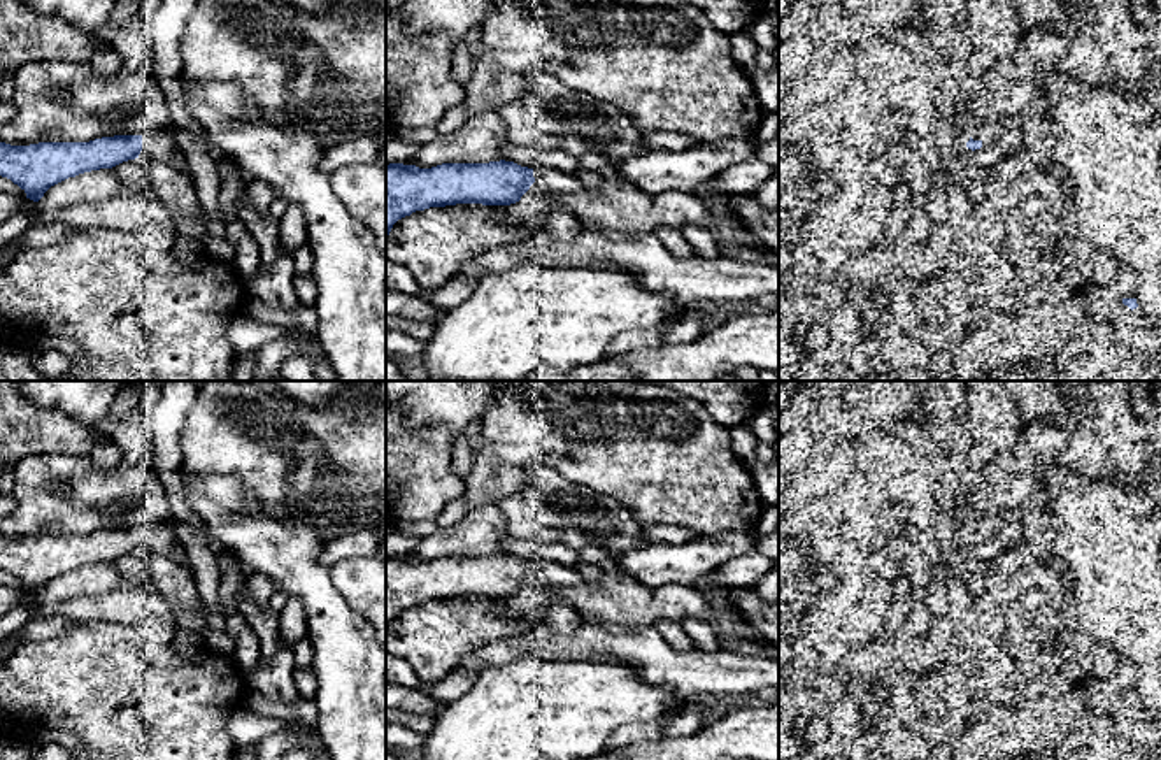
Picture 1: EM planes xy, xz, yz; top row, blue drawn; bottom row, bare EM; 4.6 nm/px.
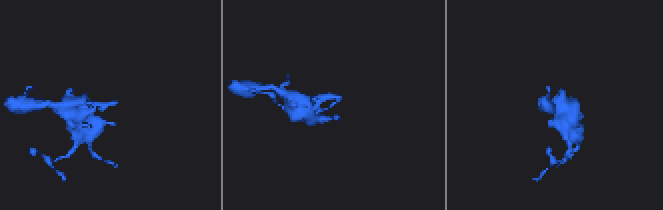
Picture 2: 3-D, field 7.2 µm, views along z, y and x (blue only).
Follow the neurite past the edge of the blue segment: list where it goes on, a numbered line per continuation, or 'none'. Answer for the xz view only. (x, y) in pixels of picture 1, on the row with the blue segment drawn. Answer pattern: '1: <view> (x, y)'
1: xz (616, 209)

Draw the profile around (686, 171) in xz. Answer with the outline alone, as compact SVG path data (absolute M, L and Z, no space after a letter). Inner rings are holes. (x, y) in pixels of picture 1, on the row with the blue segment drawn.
M719 139L682 151L645 153L624 160L619 168L609 170L609 176L649 193L668 190L694 193L726 168L752 158L756 146L756 140Z

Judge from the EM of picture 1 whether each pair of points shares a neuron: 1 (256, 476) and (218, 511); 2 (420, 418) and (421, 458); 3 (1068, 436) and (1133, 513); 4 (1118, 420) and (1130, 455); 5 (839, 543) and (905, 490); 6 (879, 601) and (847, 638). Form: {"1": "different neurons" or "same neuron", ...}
{"1": "different neurons", "2": "different neurons", "3": "different neurons", "4": "same neuron", "5": "different neurons", "6": "same neuron"}

